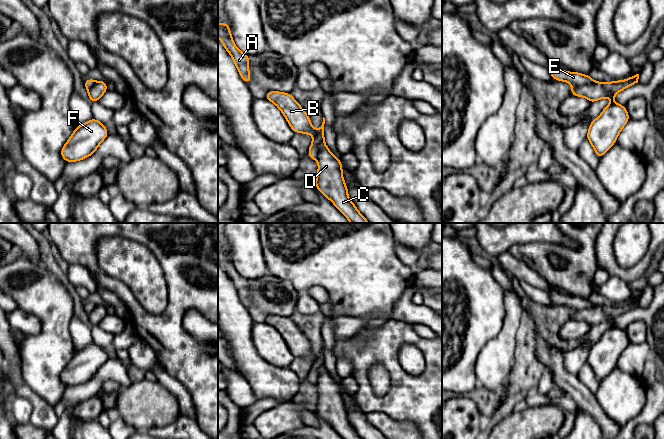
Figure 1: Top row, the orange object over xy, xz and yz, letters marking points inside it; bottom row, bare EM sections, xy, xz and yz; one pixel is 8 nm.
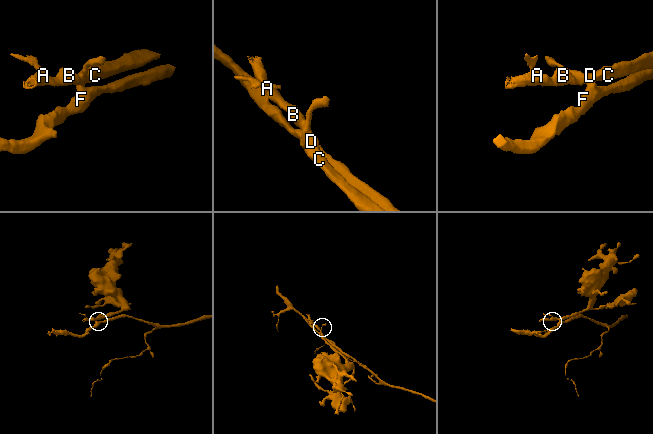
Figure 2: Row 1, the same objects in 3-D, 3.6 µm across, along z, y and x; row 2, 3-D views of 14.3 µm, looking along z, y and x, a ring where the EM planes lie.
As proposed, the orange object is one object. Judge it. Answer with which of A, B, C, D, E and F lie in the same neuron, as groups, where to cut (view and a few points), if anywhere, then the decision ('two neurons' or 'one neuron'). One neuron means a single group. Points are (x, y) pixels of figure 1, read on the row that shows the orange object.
A B C D / E F; cut in yz along (596, 82), (573, 87); two neurons

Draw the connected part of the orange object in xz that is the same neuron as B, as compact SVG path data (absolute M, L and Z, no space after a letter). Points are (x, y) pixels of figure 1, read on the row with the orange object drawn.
M268 91L265 98L281 110L295 133L311 134L314 138L317 130L311 126L309 115L290 93Z

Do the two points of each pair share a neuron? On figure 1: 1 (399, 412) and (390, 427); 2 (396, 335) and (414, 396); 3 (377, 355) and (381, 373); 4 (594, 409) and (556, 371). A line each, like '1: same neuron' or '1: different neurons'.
1: different neurons
2: same neuron
3: different neurons
4: same neuron

